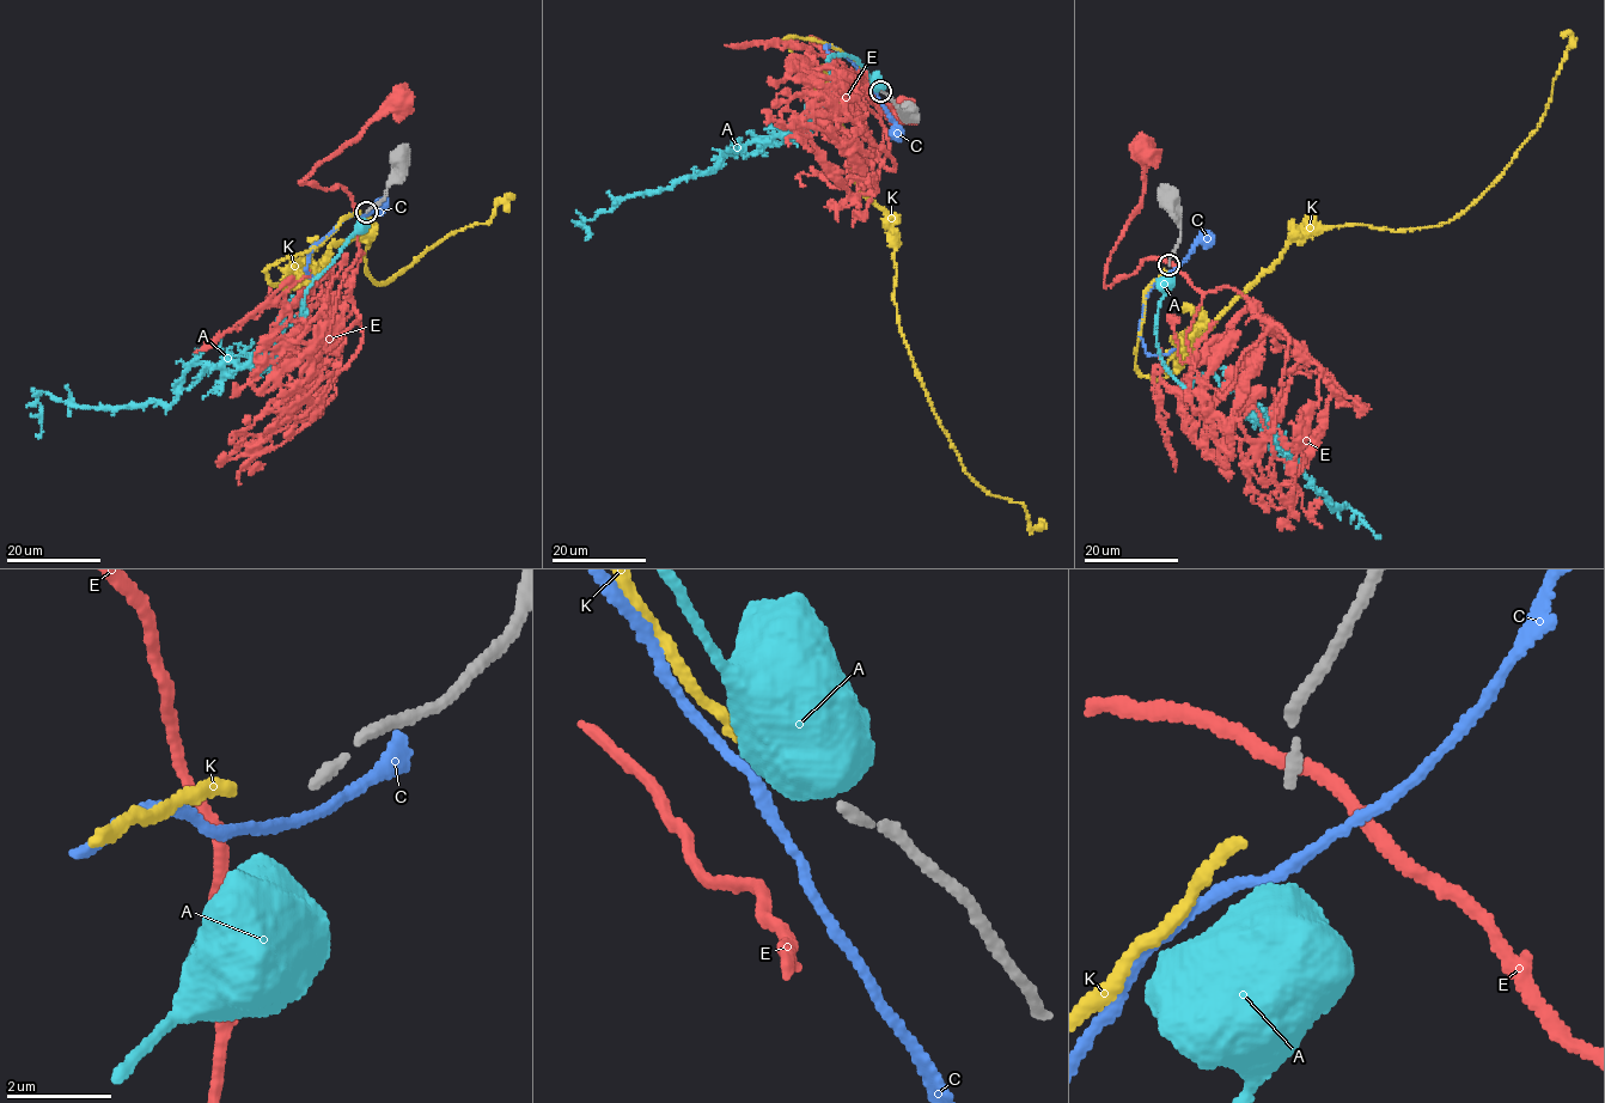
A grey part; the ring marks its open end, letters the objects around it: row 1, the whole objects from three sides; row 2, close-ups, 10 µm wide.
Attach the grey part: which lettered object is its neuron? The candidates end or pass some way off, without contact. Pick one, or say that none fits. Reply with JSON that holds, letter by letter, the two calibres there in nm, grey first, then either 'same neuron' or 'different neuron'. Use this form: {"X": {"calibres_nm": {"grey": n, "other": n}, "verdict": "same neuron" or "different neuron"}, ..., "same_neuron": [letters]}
{"A": {"calibres_nm": {"grey": 200, "other": 700}, "verdict": "different neuron"}, "C": {"calibres_nm": {"grey": 200, "other": 190}, "verdict": "different neuron"}, "E": {"calibres_nm": {"grey": 200, "other": 220}, "verdict": "different neuron"}, "K": {"calibres_nm": {"grey": 200, "other": 240}, "verdict": "same neuron"}, "same_neuron": ["K"]}

